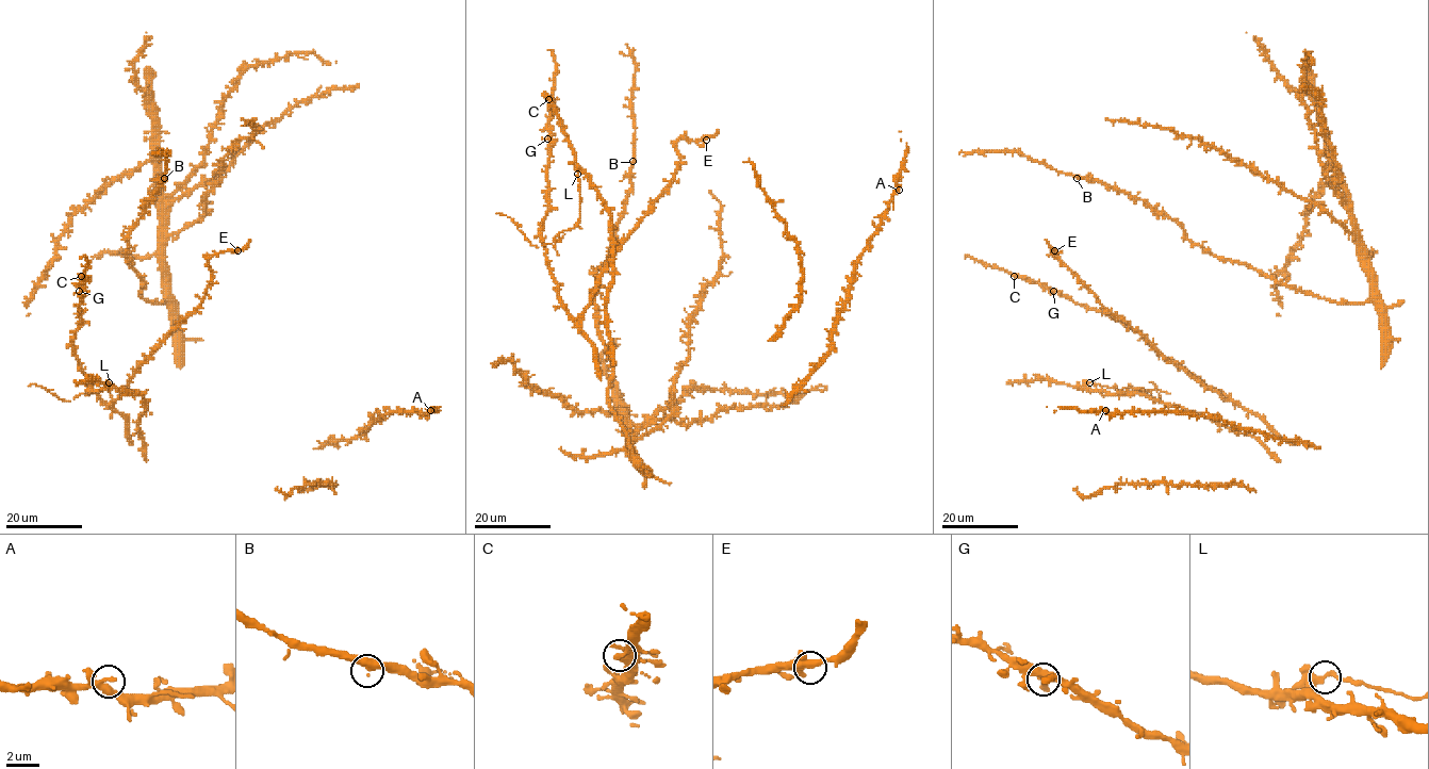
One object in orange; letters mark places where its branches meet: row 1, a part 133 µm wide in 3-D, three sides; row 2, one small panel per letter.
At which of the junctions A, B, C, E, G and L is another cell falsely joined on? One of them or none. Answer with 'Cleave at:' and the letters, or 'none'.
Cleave at: L

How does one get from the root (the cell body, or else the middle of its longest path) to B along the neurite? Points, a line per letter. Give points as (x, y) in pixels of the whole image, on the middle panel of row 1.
B: (623, 209), (630, 189), (633, 161)

